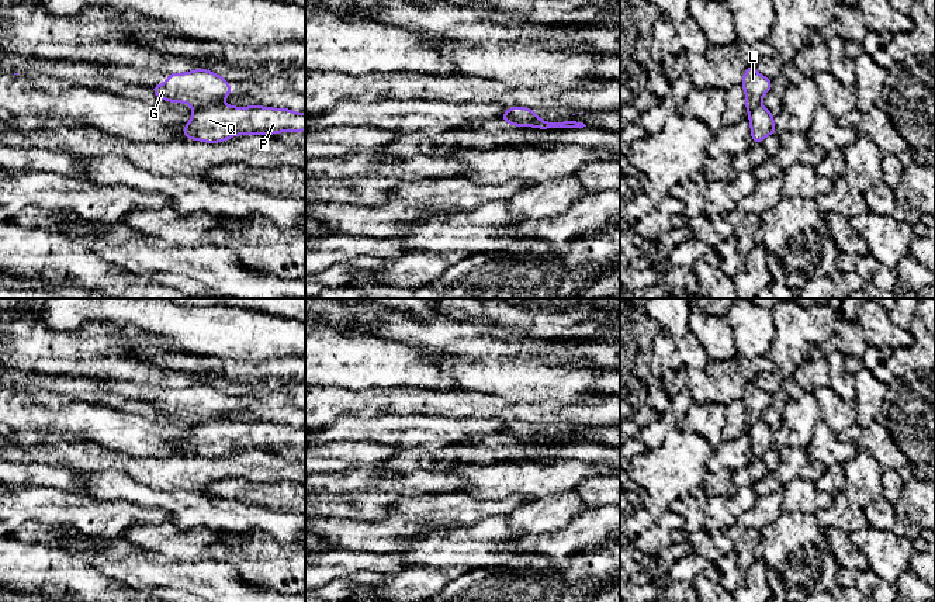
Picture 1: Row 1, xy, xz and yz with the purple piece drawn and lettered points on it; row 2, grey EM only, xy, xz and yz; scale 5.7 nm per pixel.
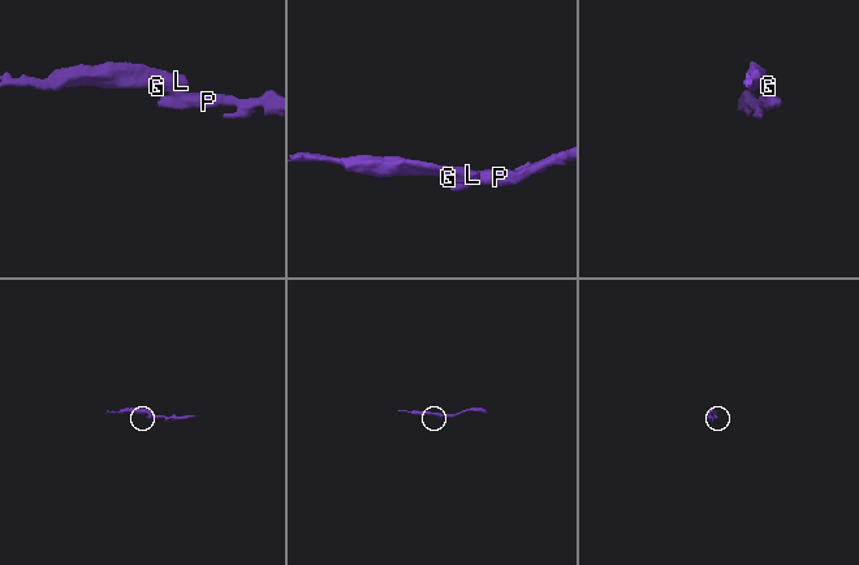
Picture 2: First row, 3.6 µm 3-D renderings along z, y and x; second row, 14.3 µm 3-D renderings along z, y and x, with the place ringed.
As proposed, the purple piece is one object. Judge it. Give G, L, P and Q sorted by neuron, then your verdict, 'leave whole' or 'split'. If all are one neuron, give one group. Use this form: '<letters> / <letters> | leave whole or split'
G L / P Q | split

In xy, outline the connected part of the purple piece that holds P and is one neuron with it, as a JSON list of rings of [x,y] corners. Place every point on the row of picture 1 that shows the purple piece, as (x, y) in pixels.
[[[224,103],[193,111],[181,129],[186,139],[219,143],[235,135],[271,135],[305,131],[305,113],[262,105],[233,107]]]

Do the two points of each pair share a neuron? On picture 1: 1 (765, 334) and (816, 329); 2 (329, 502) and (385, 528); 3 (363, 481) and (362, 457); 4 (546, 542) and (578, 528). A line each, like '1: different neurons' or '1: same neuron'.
1: different neurons
2: different neurons
3: different neurons
4: same neuron

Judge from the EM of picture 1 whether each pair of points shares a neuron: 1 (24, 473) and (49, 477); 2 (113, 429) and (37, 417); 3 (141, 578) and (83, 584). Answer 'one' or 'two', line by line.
1: one
2: one
3: two

